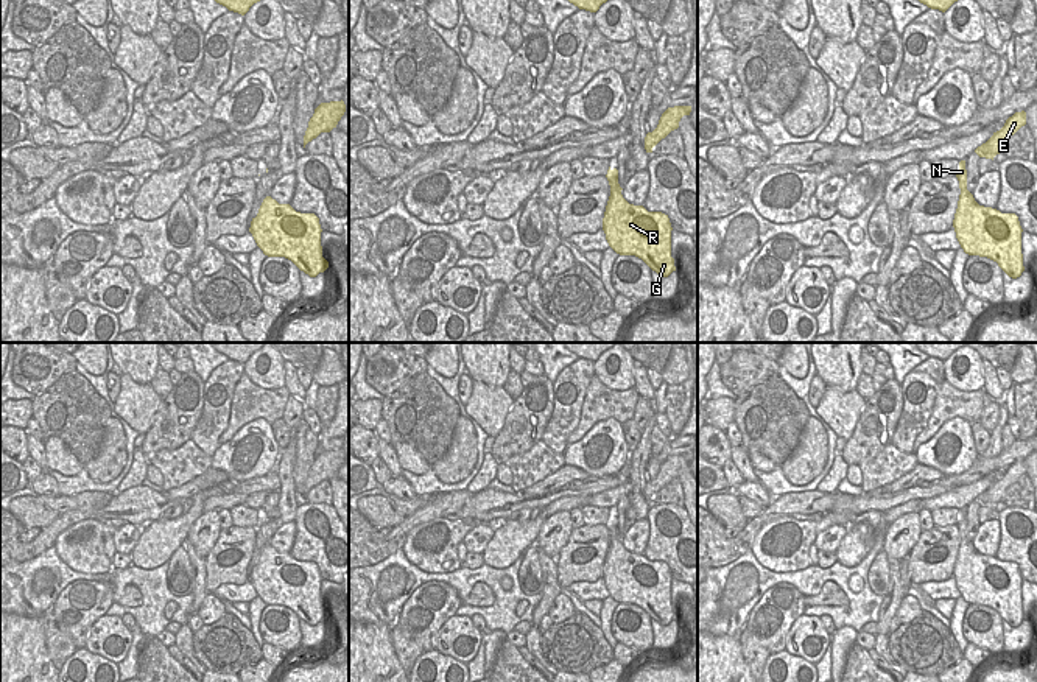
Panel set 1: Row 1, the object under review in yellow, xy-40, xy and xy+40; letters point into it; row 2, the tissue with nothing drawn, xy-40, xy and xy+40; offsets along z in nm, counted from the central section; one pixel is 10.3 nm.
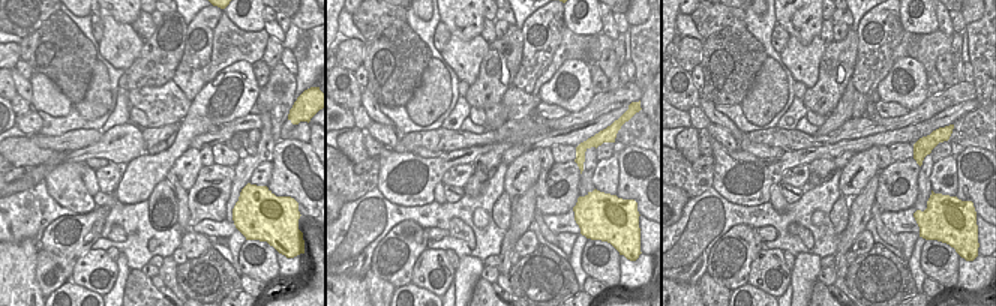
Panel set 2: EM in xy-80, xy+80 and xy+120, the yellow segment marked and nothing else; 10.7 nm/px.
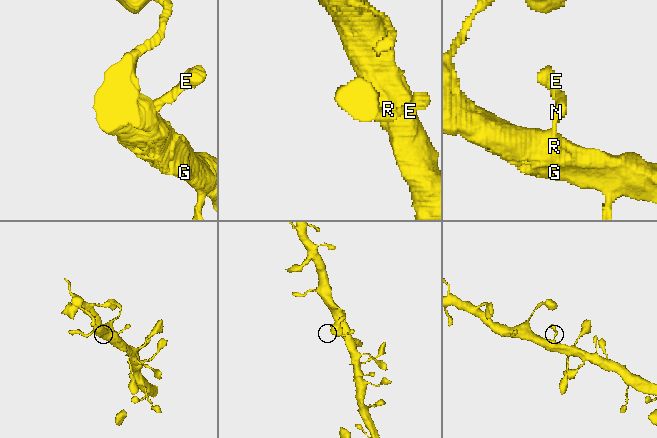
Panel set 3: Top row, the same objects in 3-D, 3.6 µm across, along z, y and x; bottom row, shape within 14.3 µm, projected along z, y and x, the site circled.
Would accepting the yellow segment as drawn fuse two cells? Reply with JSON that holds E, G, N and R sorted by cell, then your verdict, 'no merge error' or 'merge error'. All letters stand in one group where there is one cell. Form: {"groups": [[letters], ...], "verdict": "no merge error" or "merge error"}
{"groups": [["E", "G", "N", "R"]], "verdict": "no merge error"}

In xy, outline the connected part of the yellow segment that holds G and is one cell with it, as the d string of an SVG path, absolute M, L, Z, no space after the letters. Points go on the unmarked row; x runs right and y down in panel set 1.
M618 519L606 523L610 545L603 567L603 579L609 595L620 604L642 607L660 626L676 620L671 606L671 571L662 561L648 561L643 554L629 553L618 533Z

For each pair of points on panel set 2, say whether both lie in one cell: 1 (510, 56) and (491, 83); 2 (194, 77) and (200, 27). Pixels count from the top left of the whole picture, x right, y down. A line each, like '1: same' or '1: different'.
1: same
2: same

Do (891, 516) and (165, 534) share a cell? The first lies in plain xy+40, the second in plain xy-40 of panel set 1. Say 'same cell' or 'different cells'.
different cells

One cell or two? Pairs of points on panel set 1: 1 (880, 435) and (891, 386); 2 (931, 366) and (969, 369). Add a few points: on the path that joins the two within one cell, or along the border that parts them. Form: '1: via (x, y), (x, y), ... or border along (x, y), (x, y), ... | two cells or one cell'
1: via (880, 422), (878, 407), (886, 399) | one cell
2: border along (942, 362), (945, 379) | two cells

